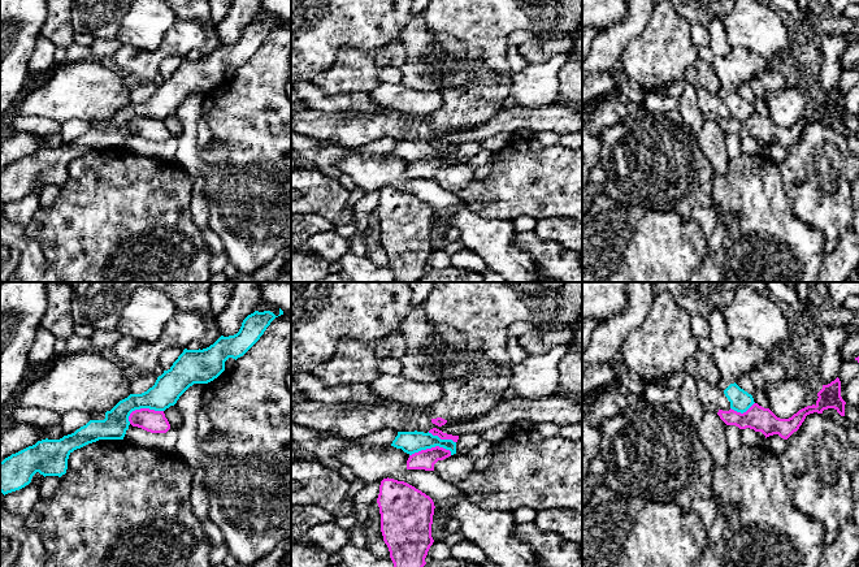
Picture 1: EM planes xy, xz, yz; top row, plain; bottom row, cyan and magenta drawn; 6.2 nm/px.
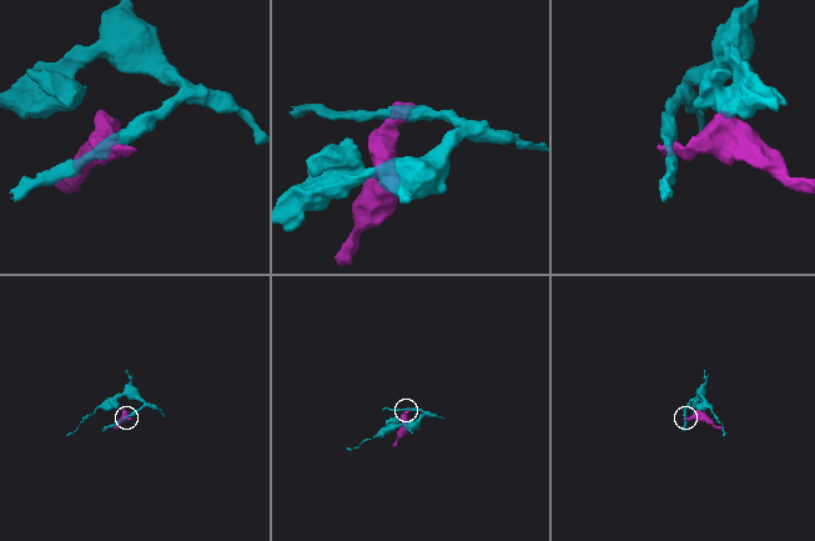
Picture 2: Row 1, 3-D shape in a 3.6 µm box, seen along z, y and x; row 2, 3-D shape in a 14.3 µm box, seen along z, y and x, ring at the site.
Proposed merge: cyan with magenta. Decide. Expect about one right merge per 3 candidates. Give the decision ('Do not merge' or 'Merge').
Do not merge

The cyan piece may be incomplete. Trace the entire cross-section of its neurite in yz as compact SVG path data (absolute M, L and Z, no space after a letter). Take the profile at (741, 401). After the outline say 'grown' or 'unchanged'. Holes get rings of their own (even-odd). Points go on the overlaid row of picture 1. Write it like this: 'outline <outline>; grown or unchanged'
outline M736 382L724 390L725 397L730 402L730 408L737 412L746 412L755 402L751 394L741 389Z; unchanged

